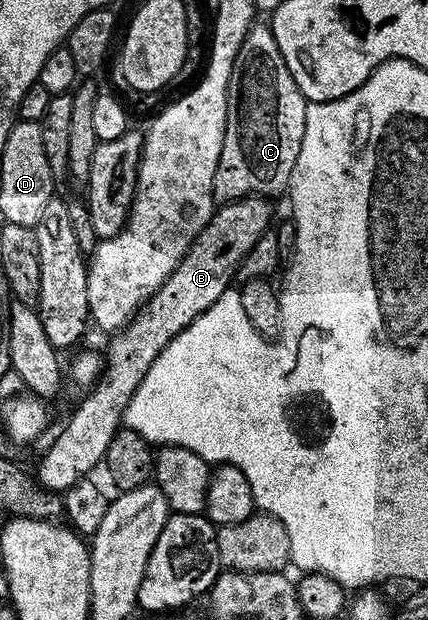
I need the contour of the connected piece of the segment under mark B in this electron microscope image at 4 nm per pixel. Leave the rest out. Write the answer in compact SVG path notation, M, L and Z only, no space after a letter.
M253 196L223 203L194 239L188 255L180 261L174 273L148 297L124 329L111 335L106 365L96 385L77 404L76 411L61 428L56 443L41 456L40 467L34 471L35 481L45 491L65 492L80 479L87 479L92 474L91 470L103 463L110 440L114 440L116 431L121 429L124 410L138 384L142 384L150 364L154 364L162 348L166 348L178 332L206 312L206 308L210 308L222 292L230 289L236 278L236 269L250 248L254 248L260 237L269 233L273 222L272 206L268 202L271 201L267 197Z

